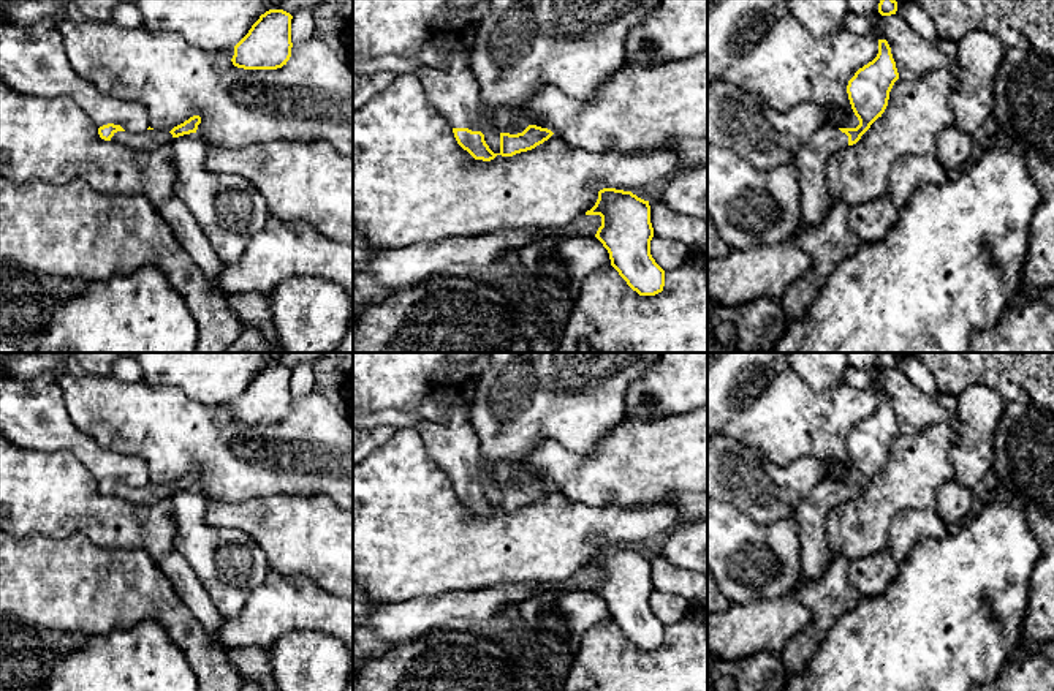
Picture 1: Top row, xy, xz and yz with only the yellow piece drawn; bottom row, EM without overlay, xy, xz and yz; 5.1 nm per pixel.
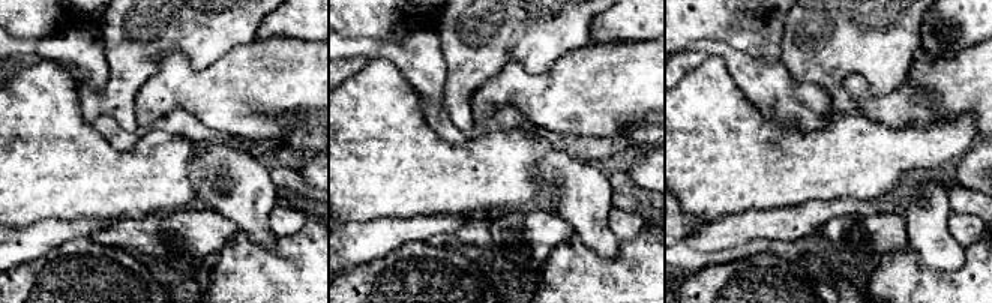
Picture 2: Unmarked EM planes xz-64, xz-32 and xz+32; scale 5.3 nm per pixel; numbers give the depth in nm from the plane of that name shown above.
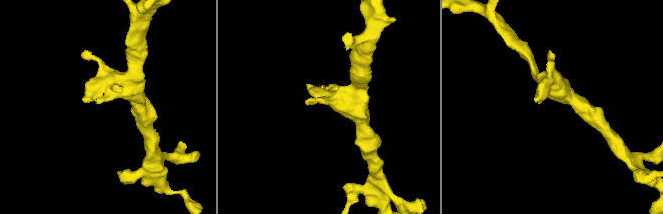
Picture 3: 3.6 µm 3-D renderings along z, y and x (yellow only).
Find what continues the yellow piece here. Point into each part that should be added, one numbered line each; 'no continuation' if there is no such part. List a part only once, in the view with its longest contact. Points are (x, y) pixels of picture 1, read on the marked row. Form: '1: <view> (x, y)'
1: xz (454, 92)

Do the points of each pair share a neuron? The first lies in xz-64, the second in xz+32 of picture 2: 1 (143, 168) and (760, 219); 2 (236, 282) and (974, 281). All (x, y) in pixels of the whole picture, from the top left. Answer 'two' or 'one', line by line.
1: two
2: one

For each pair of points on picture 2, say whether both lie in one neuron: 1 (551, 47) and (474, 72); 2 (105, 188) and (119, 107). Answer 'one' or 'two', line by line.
1: one
2: two

